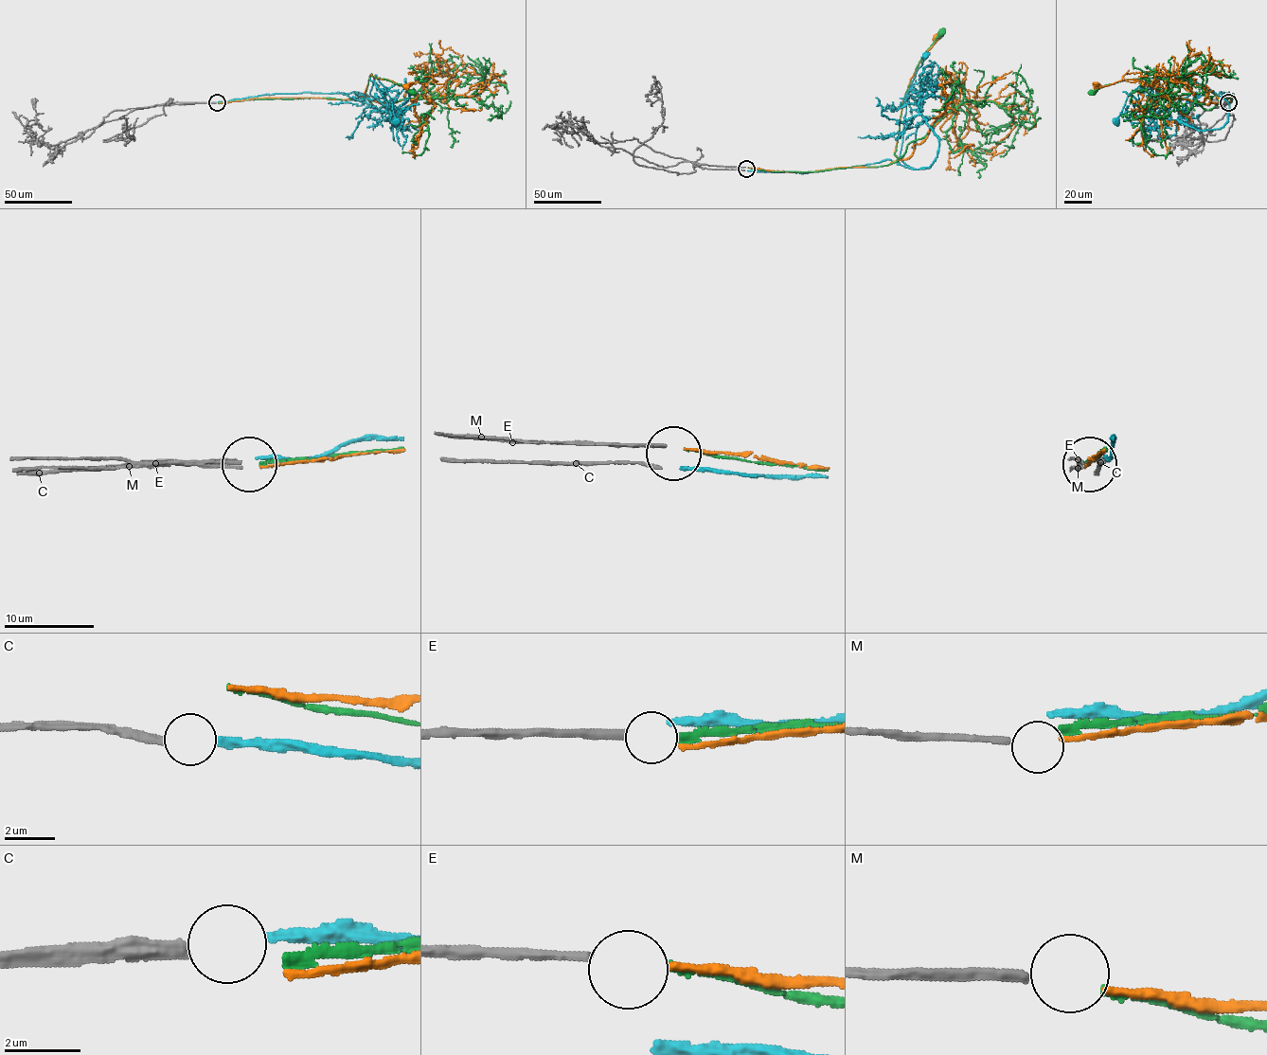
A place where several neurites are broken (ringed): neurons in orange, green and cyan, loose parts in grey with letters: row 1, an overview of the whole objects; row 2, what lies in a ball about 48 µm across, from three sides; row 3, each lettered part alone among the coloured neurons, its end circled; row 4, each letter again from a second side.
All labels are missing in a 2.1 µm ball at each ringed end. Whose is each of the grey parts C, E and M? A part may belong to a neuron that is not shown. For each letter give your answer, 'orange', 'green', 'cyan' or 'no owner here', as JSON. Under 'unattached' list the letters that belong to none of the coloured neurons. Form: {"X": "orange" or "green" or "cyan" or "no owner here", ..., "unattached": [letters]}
{"C": "cyan", "E": "green", "M": "orange", "unattached": []}

